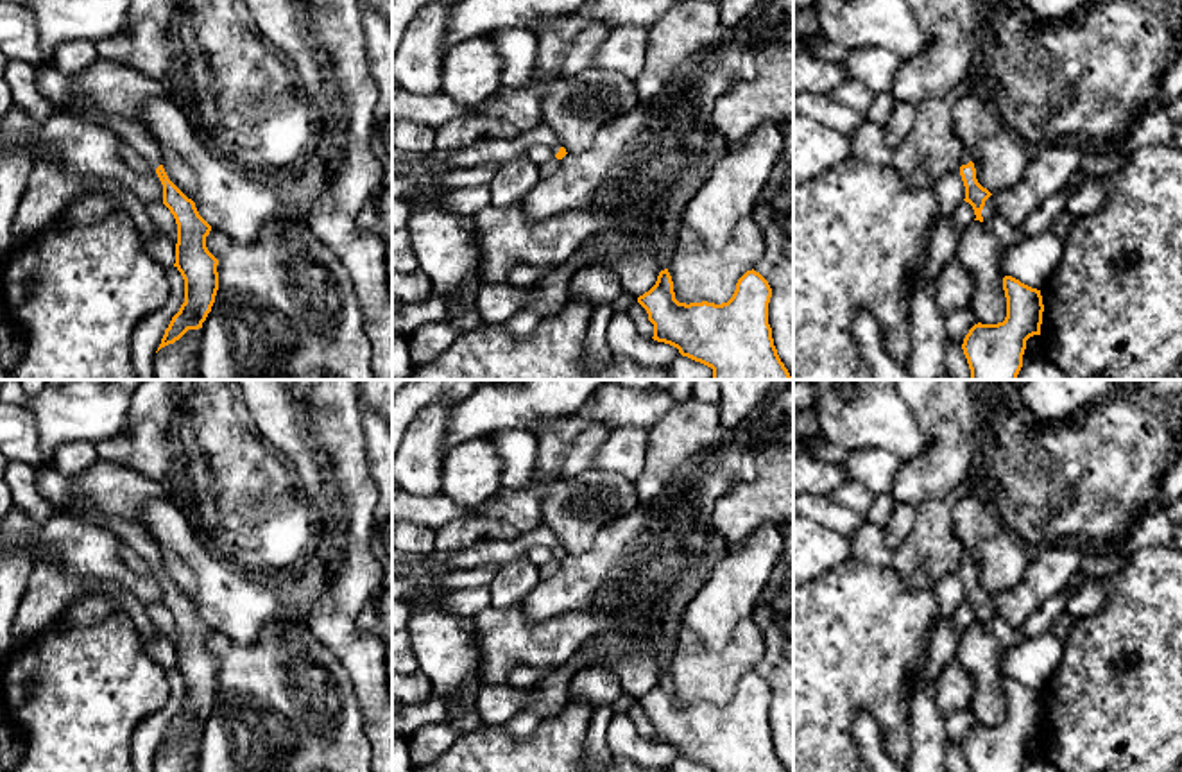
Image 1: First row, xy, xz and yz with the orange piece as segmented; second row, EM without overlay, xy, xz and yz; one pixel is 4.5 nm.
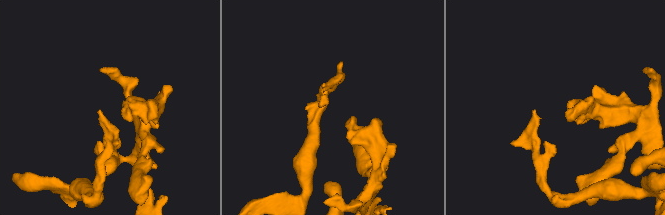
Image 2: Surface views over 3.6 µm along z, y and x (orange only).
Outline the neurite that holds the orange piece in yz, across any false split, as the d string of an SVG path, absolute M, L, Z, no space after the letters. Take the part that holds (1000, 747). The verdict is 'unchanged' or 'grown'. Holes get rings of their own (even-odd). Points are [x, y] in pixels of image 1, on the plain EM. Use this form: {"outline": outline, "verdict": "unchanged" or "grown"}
{"outline": "M1012 677L1003 679L1006 718L998 725L974 725L962 751L971 772L1021 772L1026 742L1041 736L1042 697Z", "verdict": "unchanged"}

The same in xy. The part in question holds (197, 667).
{"outline": "M77 516L84 523L106 528L134 548L152 568L163 586L163 605L170 611L177 625L176 665L184 681L184 704L172 718L158 752L179 742L188 731L202 729L218 691L218 661L208 652L206 638L211 627L199 616L195 604L188 600L167 577L163 570L159 545L149 532L133 521Z", "verdict": "grown"}

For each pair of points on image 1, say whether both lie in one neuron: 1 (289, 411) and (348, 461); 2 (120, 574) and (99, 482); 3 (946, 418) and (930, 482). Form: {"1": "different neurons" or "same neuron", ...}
{"1": "different neurons", "2": "different neurons", "3": "same neuron"}

